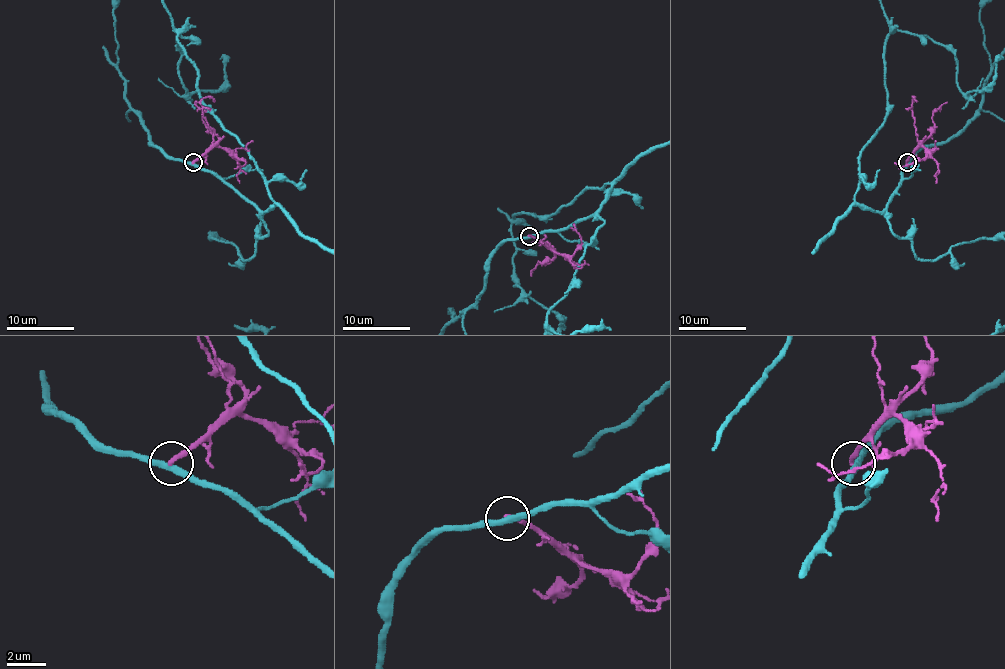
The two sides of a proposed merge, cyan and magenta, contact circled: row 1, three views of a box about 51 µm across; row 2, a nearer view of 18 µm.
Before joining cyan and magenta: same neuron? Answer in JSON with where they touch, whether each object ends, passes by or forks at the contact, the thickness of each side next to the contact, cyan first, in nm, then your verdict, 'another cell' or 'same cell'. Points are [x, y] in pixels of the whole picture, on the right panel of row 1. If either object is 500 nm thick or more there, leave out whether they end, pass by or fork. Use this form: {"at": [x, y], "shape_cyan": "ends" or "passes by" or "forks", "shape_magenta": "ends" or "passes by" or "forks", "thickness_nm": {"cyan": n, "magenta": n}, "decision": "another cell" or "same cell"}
{"at": [907, 162], "shape_cyan": "passes by", "shape_magenta": "ends", "thickness_nm": {"cyan": 340, "magenta": 240}, "decision": "another cell"}

